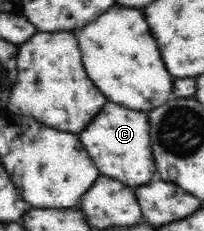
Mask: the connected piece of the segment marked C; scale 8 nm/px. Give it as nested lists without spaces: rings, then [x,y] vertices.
[[[107,102],[107,106],[103,106],[103,114],[99,114],[99,118],[93,118],[91,126],[87,126],[87,130],[79,134],[79,138],[101,174],[117,178],[129,186],[143,186],[153,180],[155,164],[149,140],[149,116],[145,112]]]

